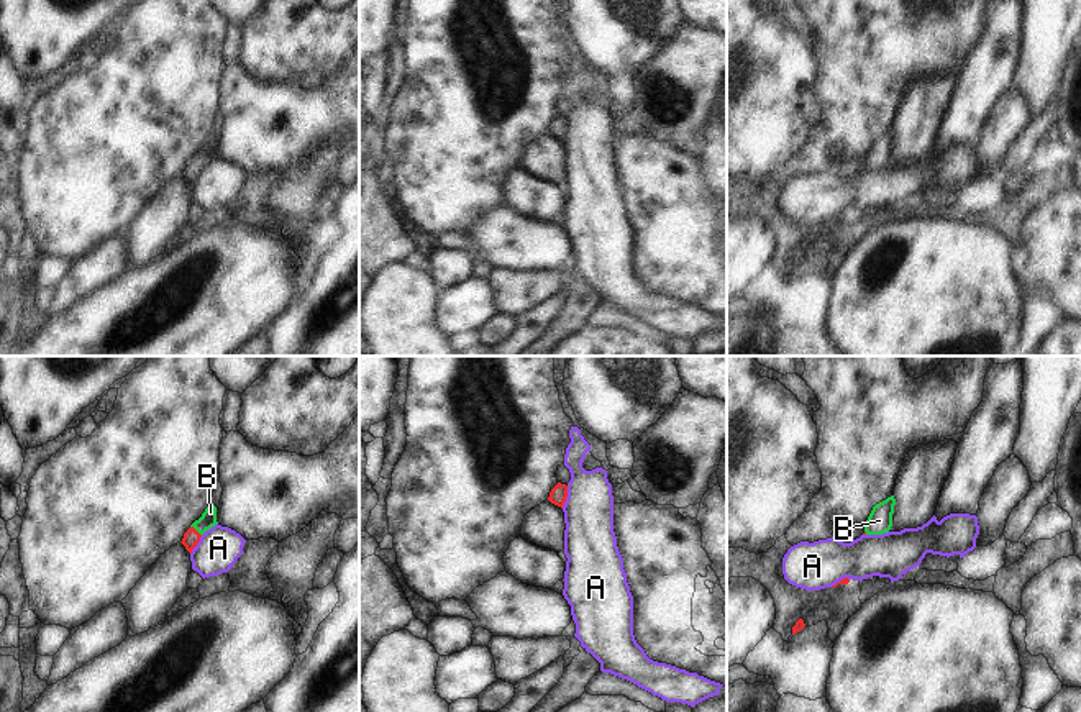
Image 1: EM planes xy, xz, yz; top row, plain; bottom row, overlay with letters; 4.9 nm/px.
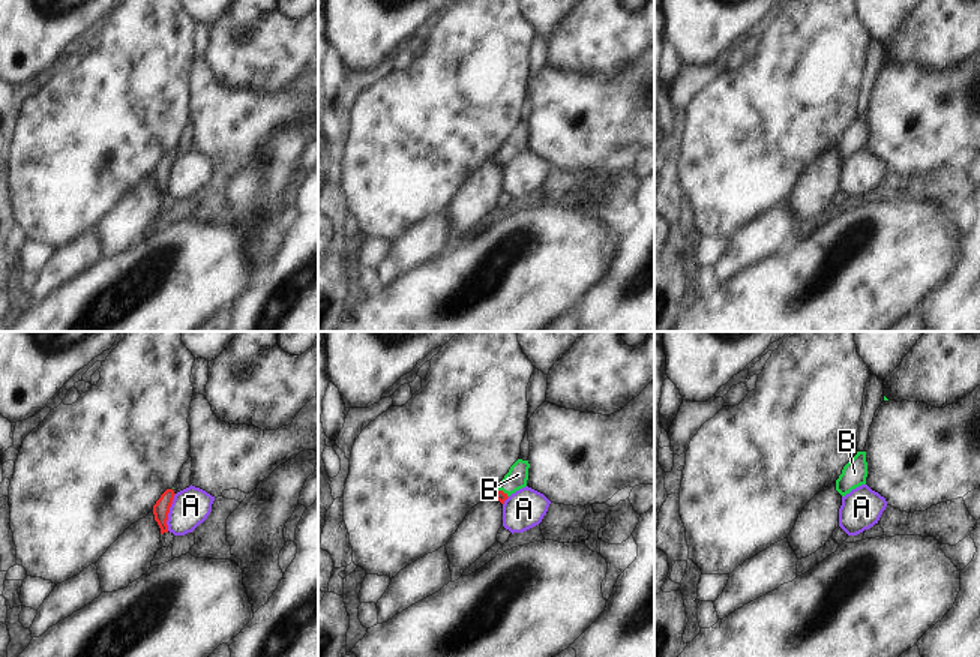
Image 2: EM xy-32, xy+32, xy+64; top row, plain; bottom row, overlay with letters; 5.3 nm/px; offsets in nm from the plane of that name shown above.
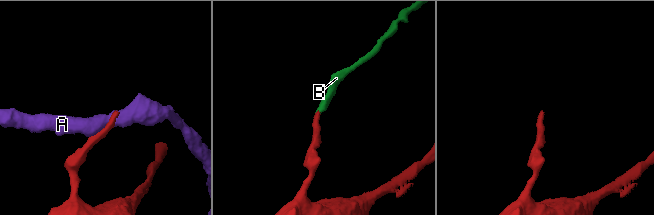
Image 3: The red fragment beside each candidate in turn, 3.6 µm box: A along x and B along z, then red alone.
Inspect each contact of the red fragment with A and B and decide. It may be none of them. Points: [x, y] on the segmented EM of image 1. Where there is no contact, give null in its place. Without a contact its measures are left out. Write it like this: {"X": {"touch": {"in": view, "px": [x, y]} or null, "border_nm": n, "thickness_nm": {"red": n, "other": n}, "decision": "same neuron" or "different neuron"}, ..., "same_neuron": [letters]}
{"A": {"touch": {"in": "xz", "px": [566, 496]}, "border_nm": 120, "thickness_nm": {"red": 90, "other": 260}, "decision": "different neuron"}, "B": {"touch": {"in": "xy", "px": [196, 530]}, "border_nm": 80, "thickness_nm": {"red": 80, "other": 80}, "decision": "same neuron"}, "same_neuron": ["B"]}

